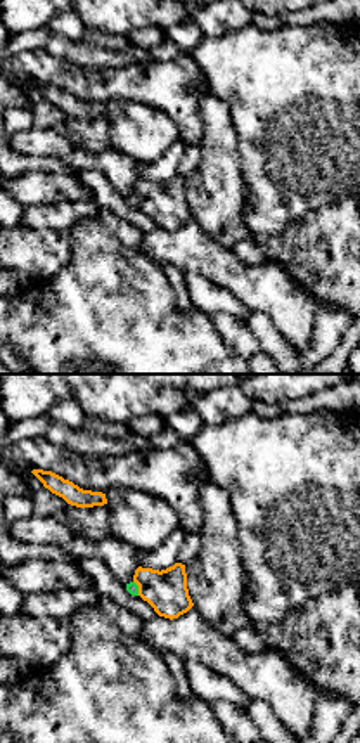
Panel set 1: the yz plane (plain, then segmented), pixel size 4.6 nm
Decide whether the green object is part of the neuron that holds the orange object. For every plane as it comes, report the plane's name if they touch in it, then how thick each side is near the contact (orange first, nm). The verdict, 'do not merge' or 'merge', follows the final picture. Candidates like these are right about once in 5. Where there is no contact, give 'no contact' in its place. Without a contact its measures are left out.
meets orange in yz; 190 nm thick on the orange side, 60 nm on the other

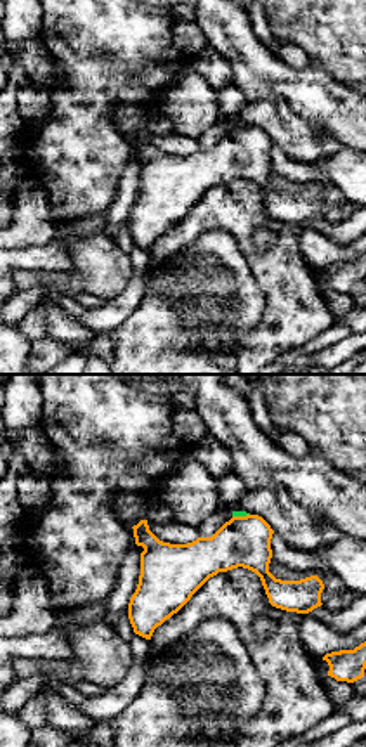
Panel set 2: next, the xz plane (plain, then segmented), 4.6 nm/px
meets orange in xz; 240 nm thick on the orange side, 30 nm on the other

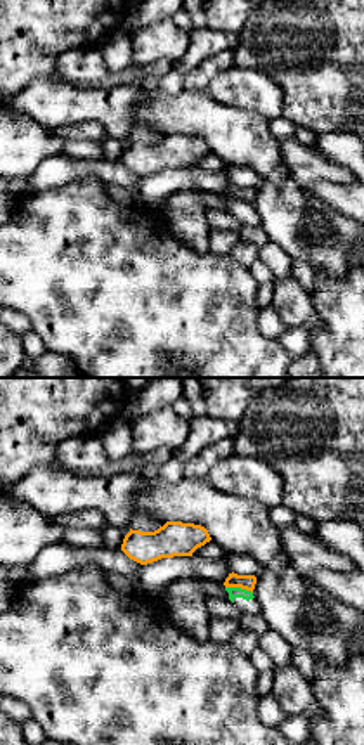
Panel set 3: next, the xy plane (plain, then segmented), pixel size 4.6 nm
meets orange in xy; 70 nm thick on the orange side, 50 nm on the other

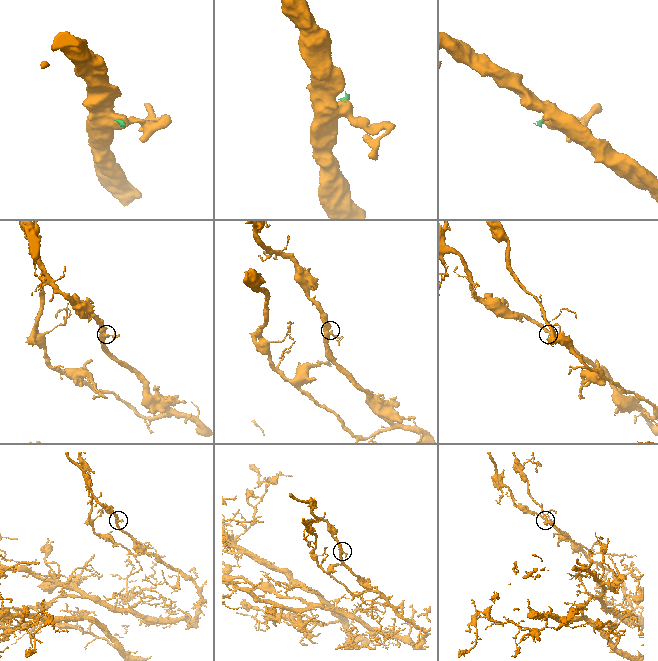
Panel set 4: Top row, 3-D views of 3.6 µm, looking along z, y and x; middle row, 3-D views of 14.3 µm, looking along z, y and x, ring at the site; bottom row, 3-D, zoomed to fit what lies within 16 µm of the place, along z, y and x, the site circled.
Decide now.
do not merge

